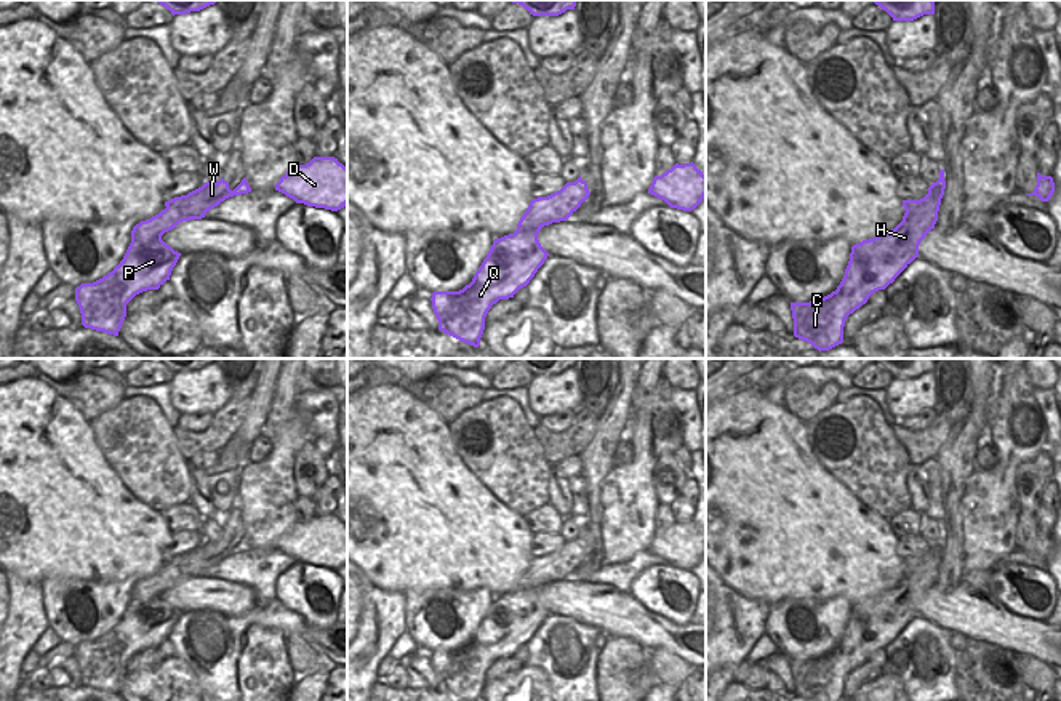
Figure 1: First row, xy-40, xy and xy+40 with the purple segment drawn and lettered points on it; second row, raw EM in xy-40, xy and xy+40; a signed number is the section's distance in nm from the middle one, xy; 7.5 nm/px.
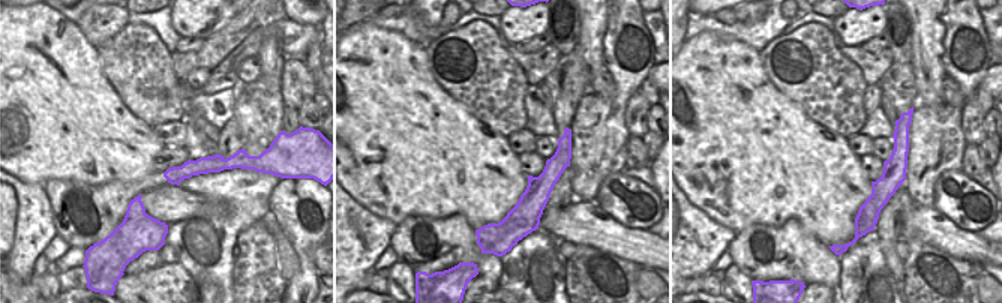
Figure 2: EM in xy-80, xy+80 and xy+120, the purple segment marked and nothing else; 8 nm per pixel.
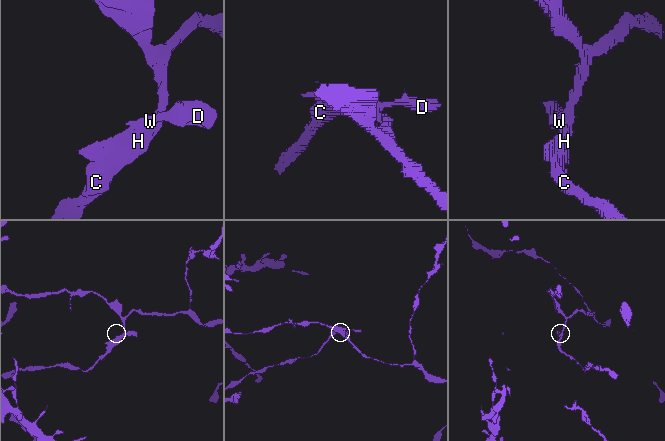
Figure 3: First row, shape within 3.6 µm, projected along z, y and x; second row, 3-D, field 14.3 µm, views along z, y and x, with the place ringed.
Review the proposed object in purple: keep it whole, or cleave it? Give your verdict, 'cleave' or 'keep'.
cleave

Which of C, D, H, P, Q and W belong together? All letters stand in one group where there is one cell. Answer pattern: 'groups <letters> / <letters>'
groups C H P Q / D W

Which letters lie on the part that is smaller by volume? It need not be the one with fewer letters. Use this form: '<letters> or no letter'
D, W

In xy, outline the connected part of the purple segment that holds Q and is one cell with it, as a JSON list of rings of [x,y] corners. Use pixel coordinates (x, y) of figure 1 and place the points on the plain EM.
[[[547,555],[533,557],[514,592],[494,597],[472,640],[459,650],[434,650],[432,667],[438,688],[462,699],[480,701],[485,675],[499,658],[514,656],[526,645],[549,611],[538,592],[544,584],[567,579],[573,573],[568,562]]]

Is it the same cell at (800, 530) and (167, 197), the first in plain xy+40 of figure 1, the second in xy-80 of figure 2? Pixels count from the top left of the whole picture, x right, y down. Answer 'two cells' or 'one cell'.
two cells

